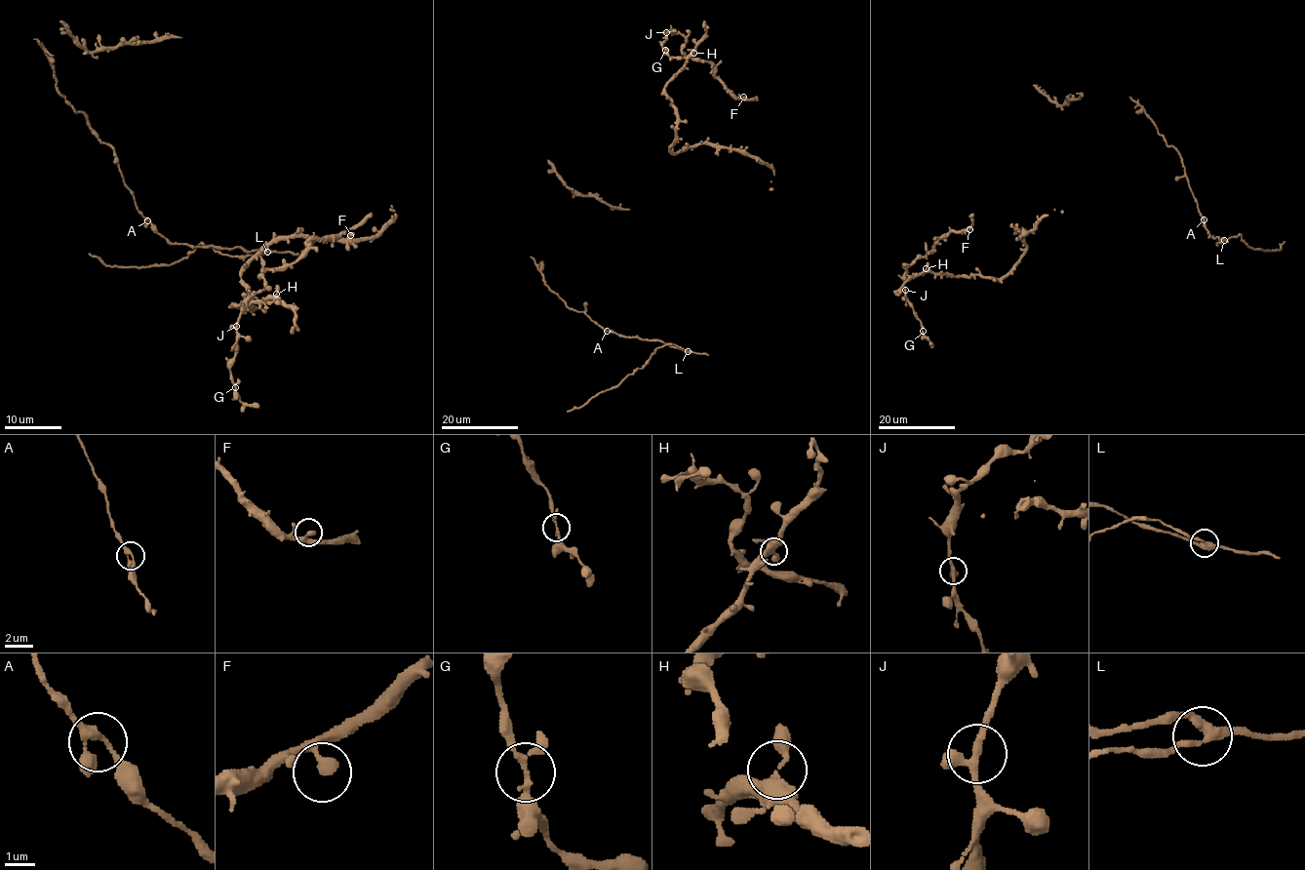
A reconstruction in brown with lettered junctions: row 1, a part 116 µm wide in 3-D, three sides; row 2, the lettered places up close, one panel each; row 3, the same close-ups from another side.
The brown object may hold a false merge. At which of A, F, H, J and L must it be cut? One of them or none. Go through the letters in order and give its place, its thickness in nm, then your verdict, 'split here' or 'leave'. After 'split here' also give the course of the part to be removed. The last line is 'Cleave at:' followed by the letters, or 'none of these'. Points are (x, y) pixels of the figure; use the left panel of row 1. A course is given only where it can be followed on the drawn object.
A: at (147, 220); 200 nm thick; leave
F: at (350, 235); 280 nm thick; leave
H: at (276, 294); 320 nm thick; leave
J: at (236, 326); 240 nm thick; leave
L: at (267, 252); 300 nm thick; leave
Cleave at: none of these

